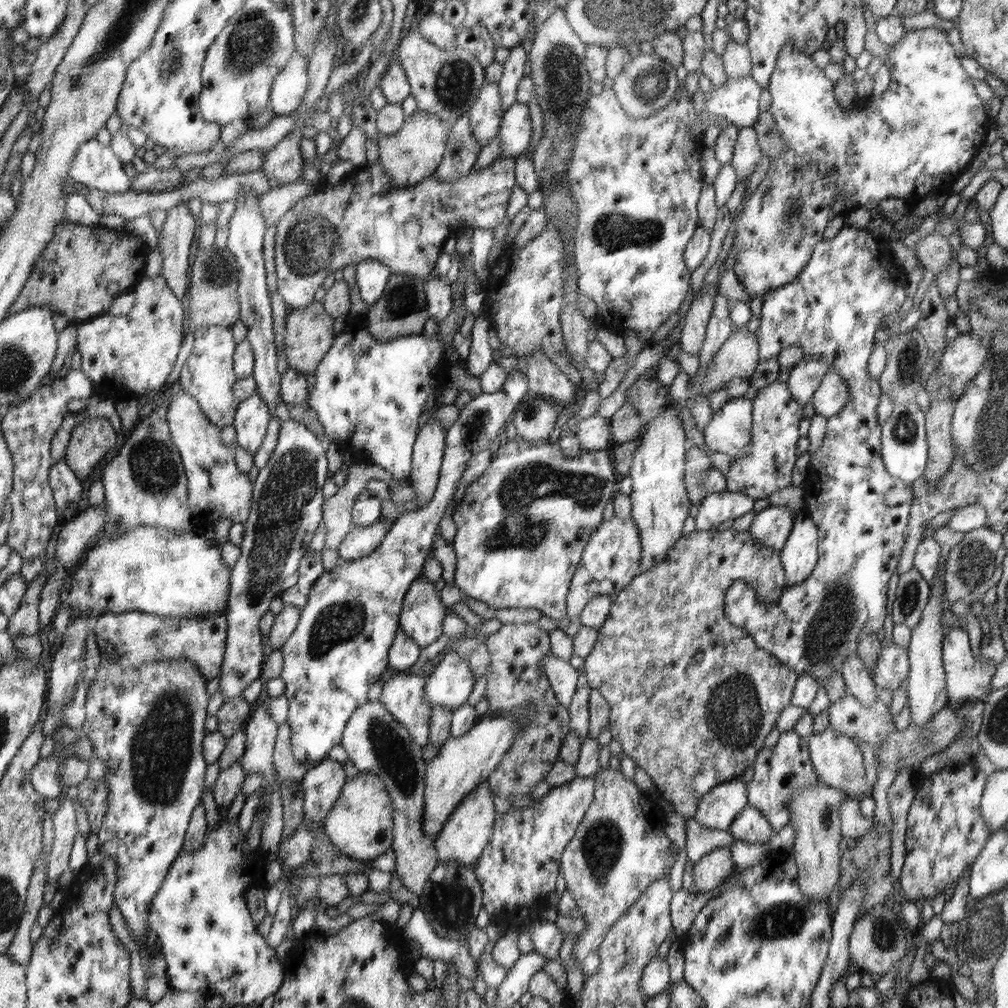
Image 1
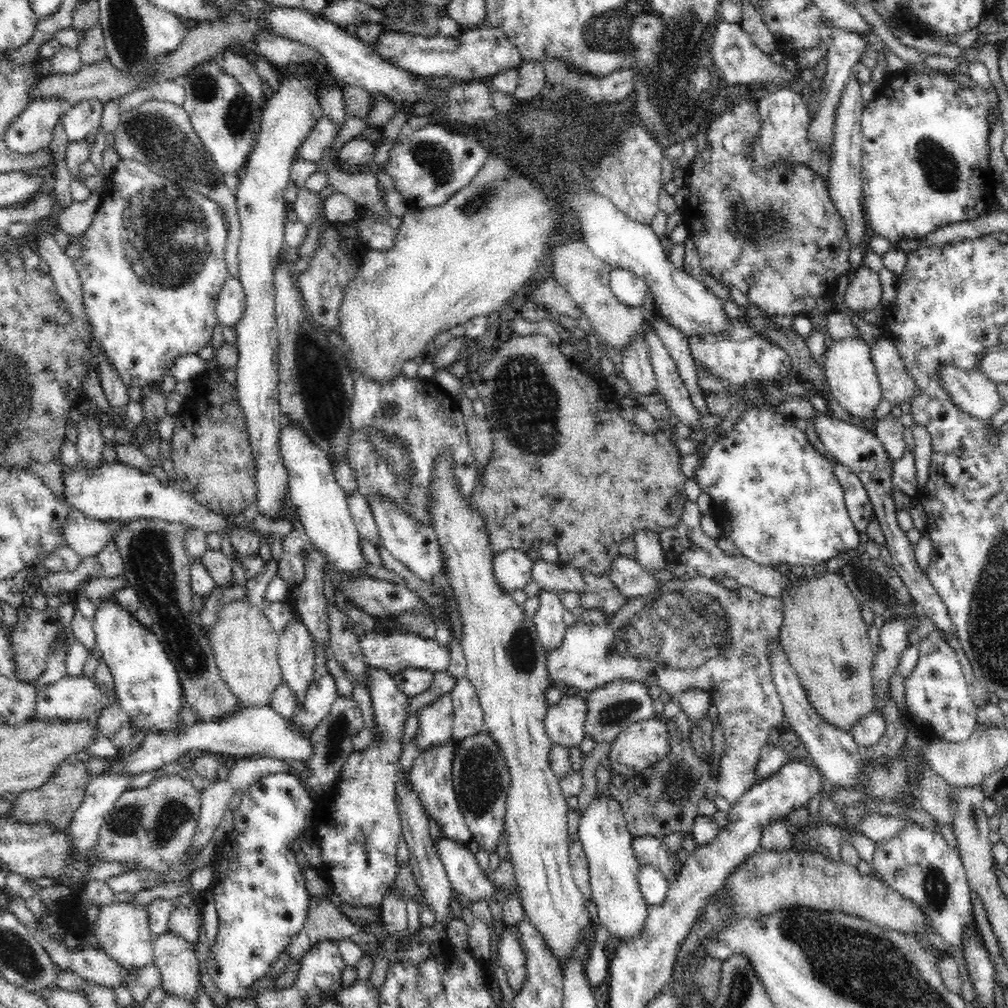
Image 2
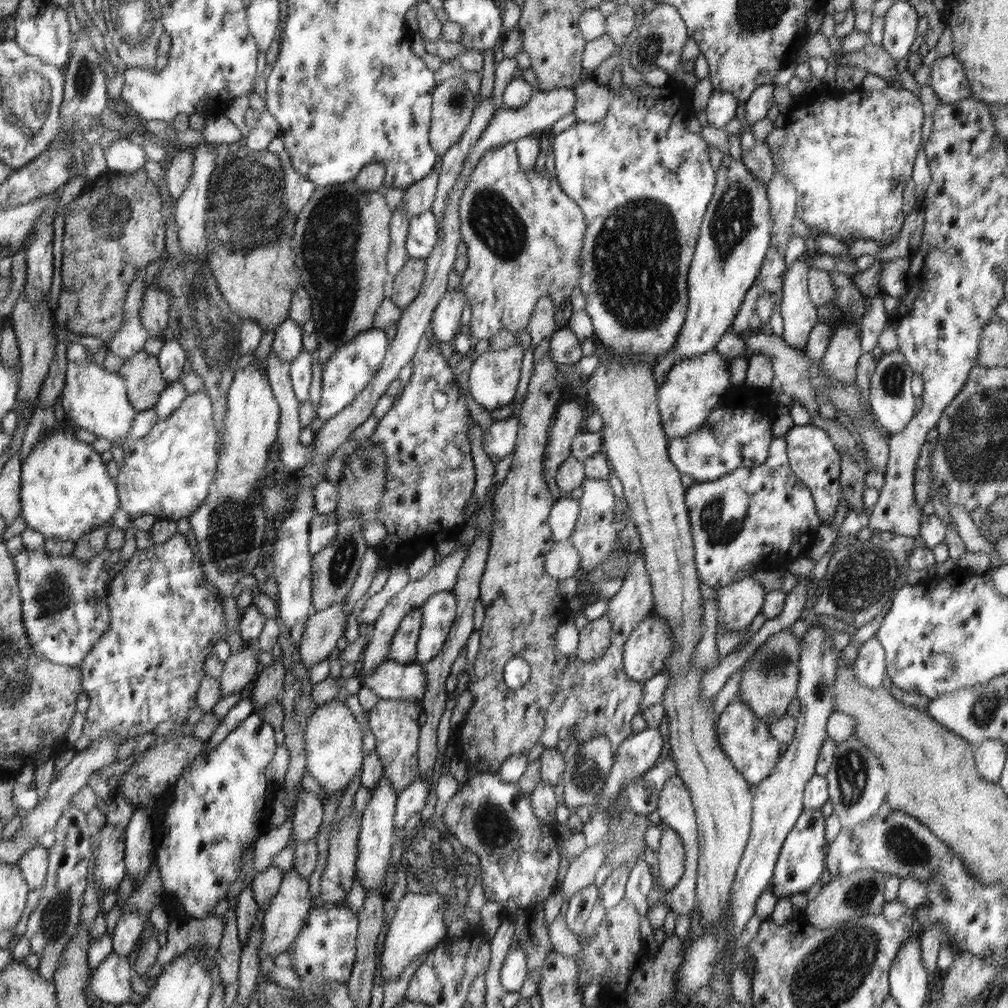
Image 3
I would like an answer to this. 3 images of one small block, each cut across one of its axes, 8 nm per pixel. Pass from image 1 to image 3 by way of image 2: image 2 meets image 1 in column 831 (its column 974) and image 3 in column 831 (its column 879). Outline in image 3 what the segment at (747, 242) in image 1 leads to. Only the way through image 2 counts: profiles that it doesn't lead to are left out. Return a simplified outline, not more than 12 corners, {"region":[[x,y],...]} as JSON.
{"region":[[826,85],[768,146],[820,235],[890,244],[926,145],[914,90]]}

